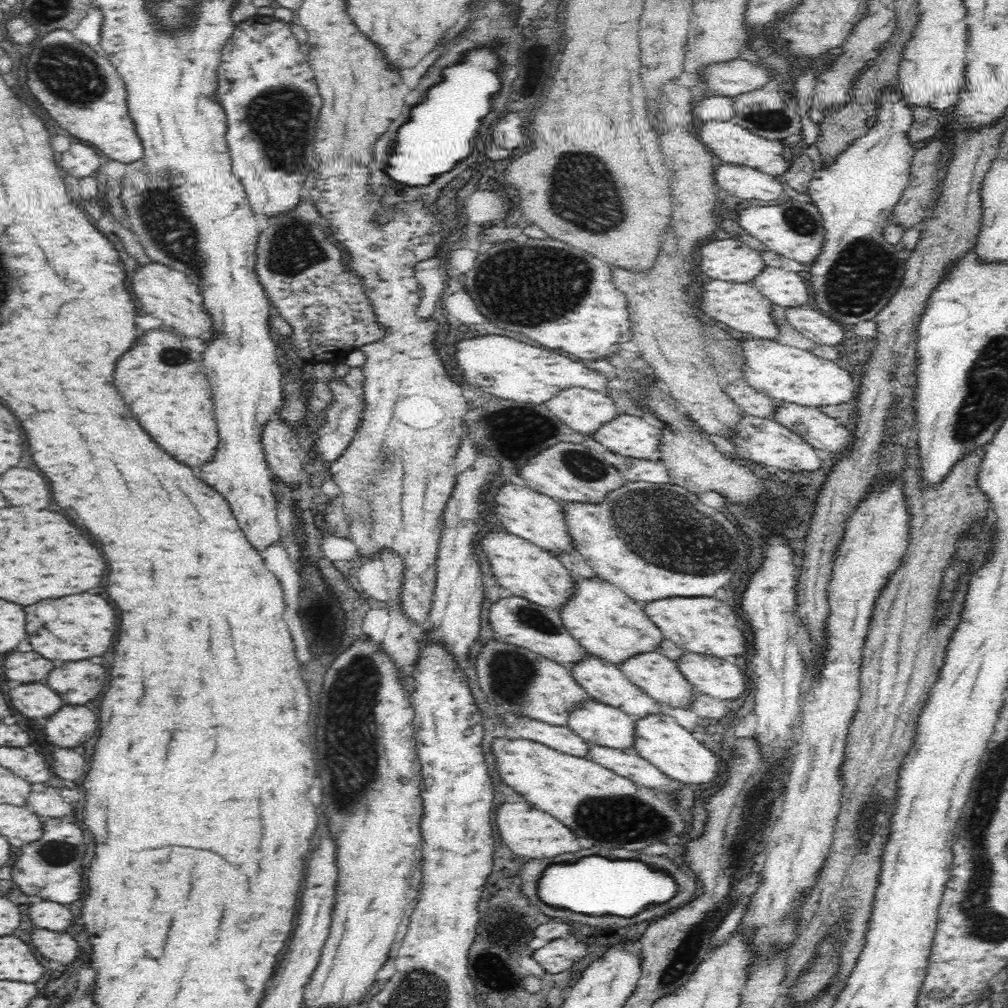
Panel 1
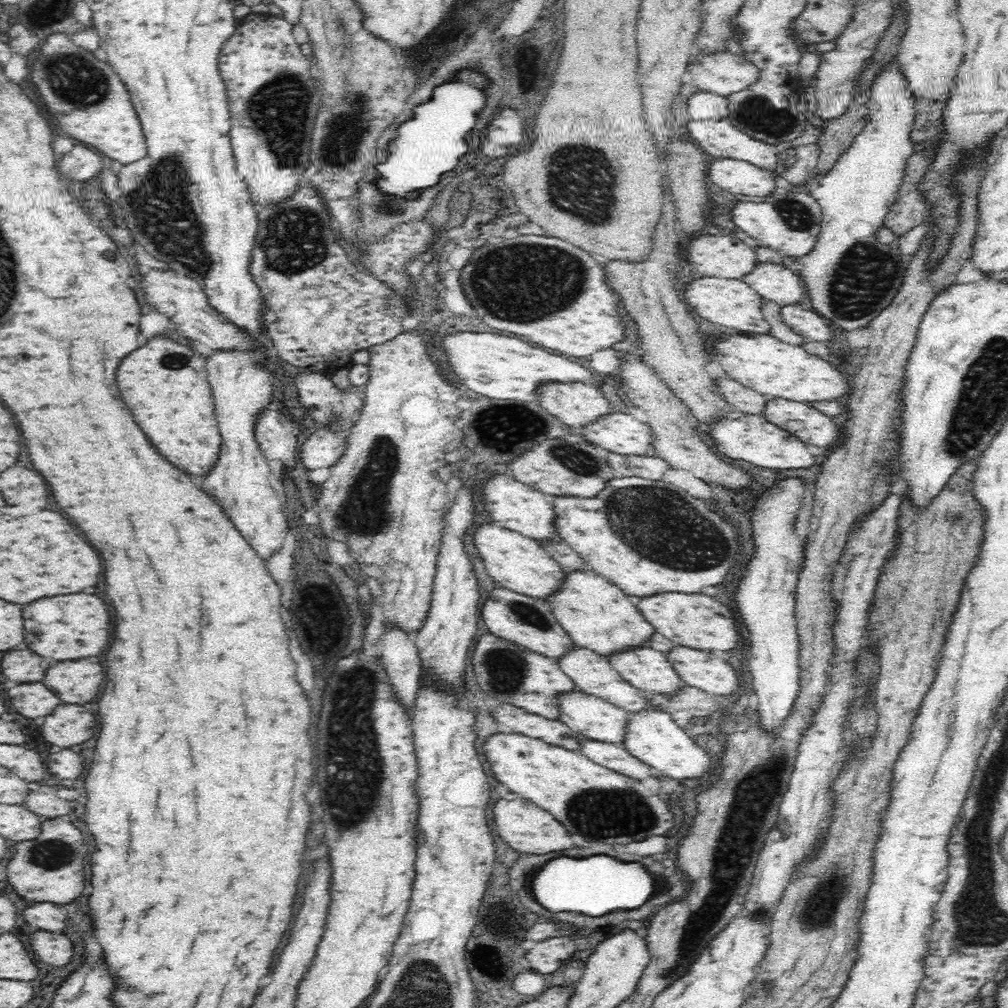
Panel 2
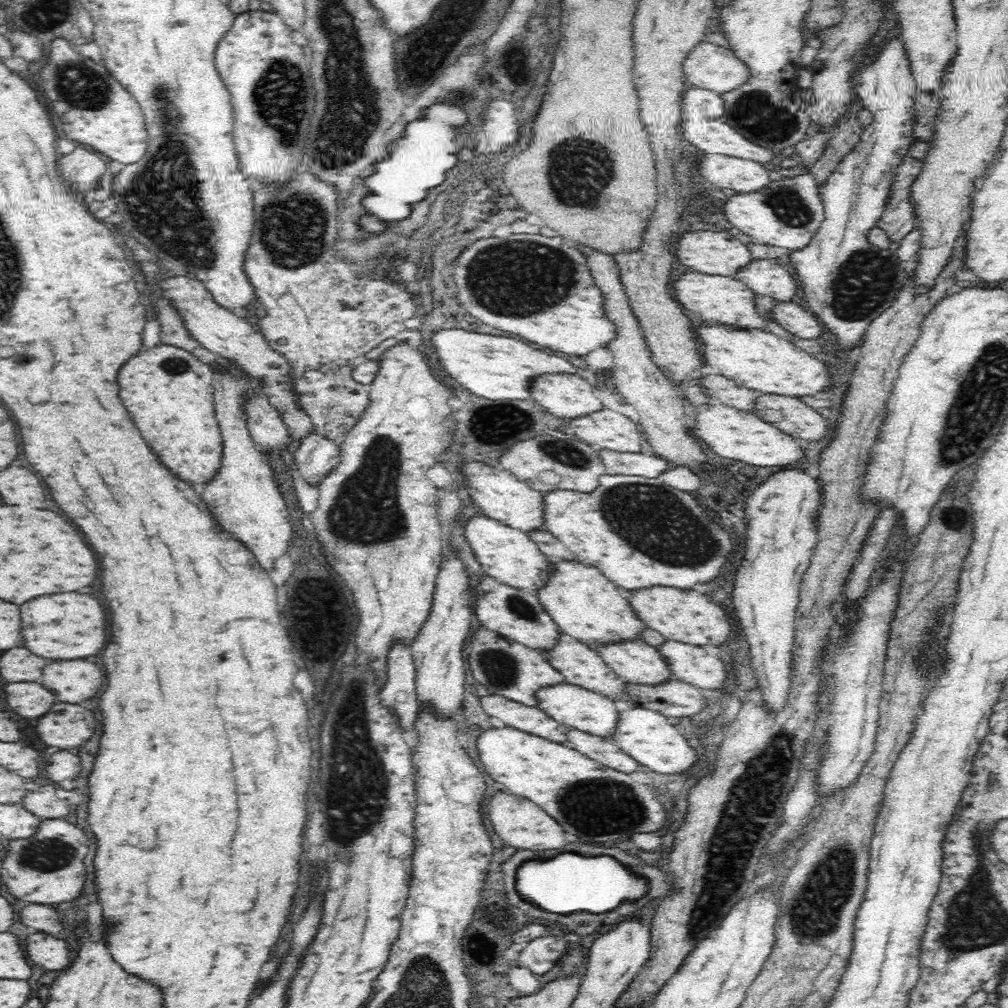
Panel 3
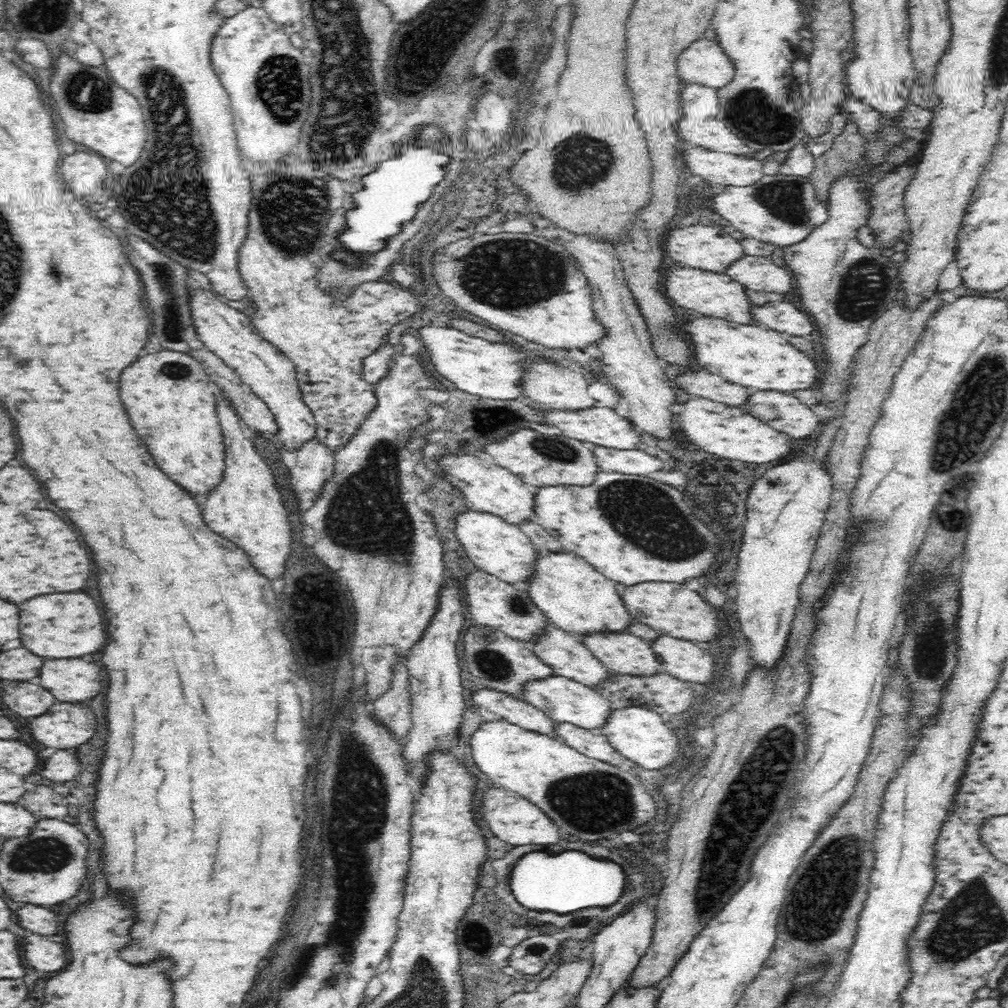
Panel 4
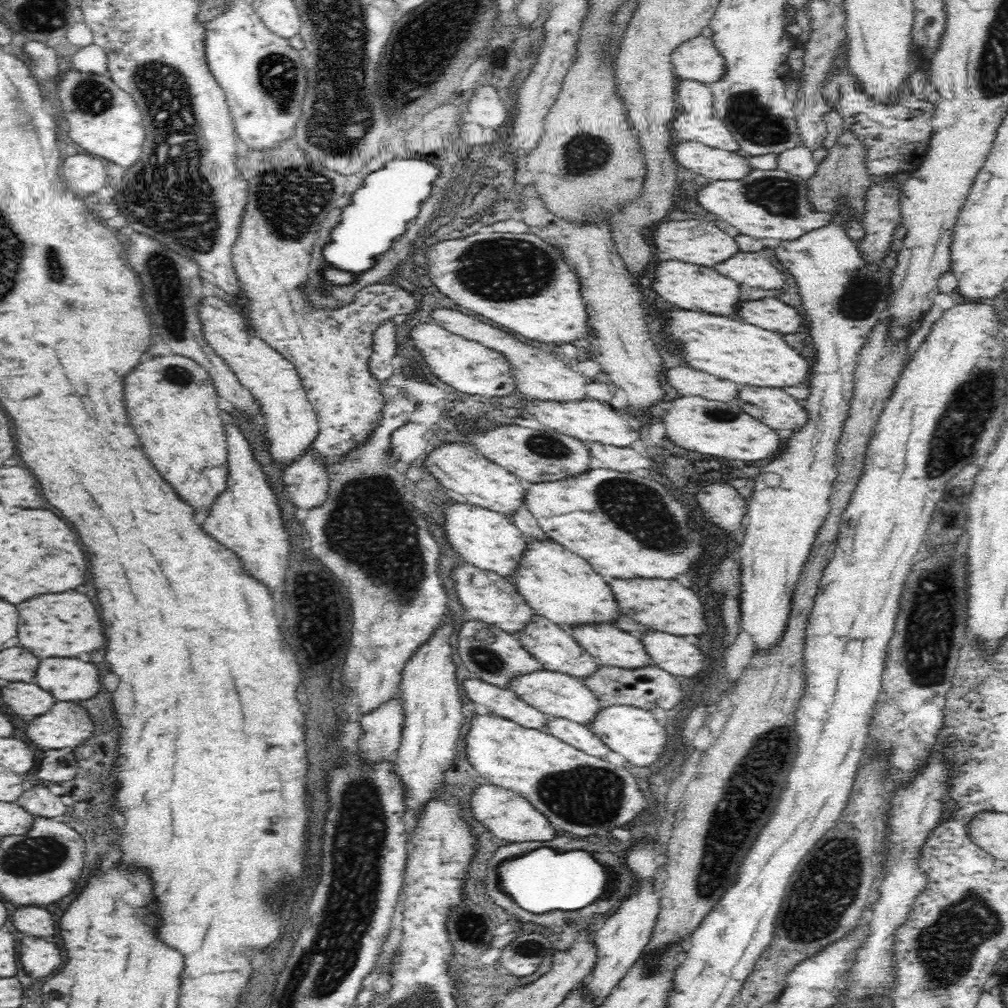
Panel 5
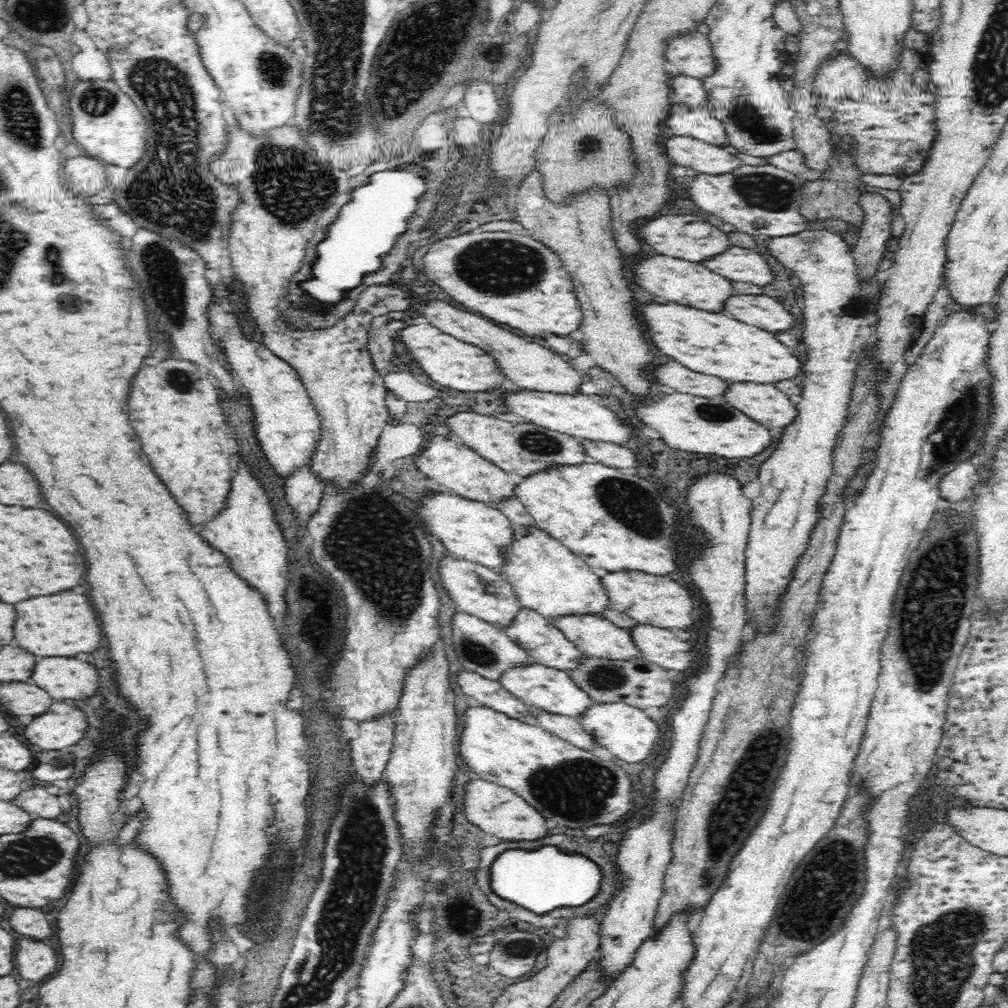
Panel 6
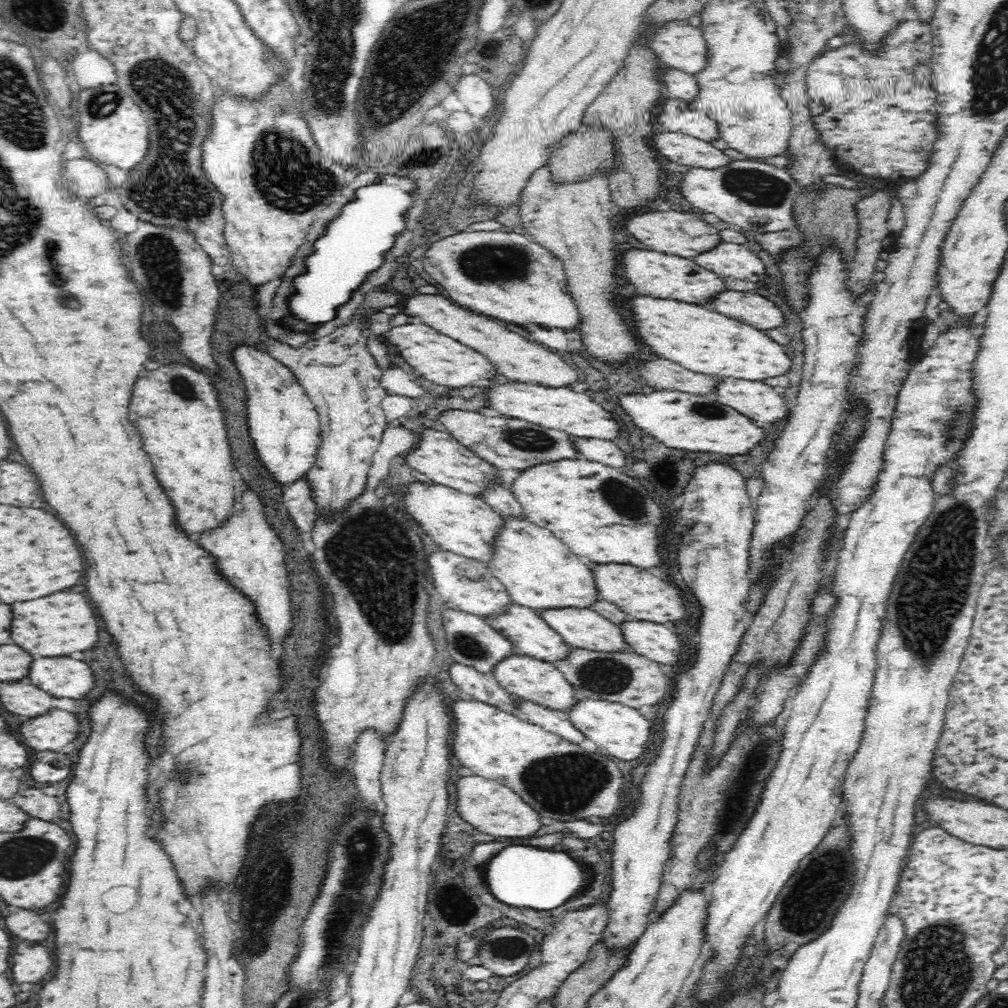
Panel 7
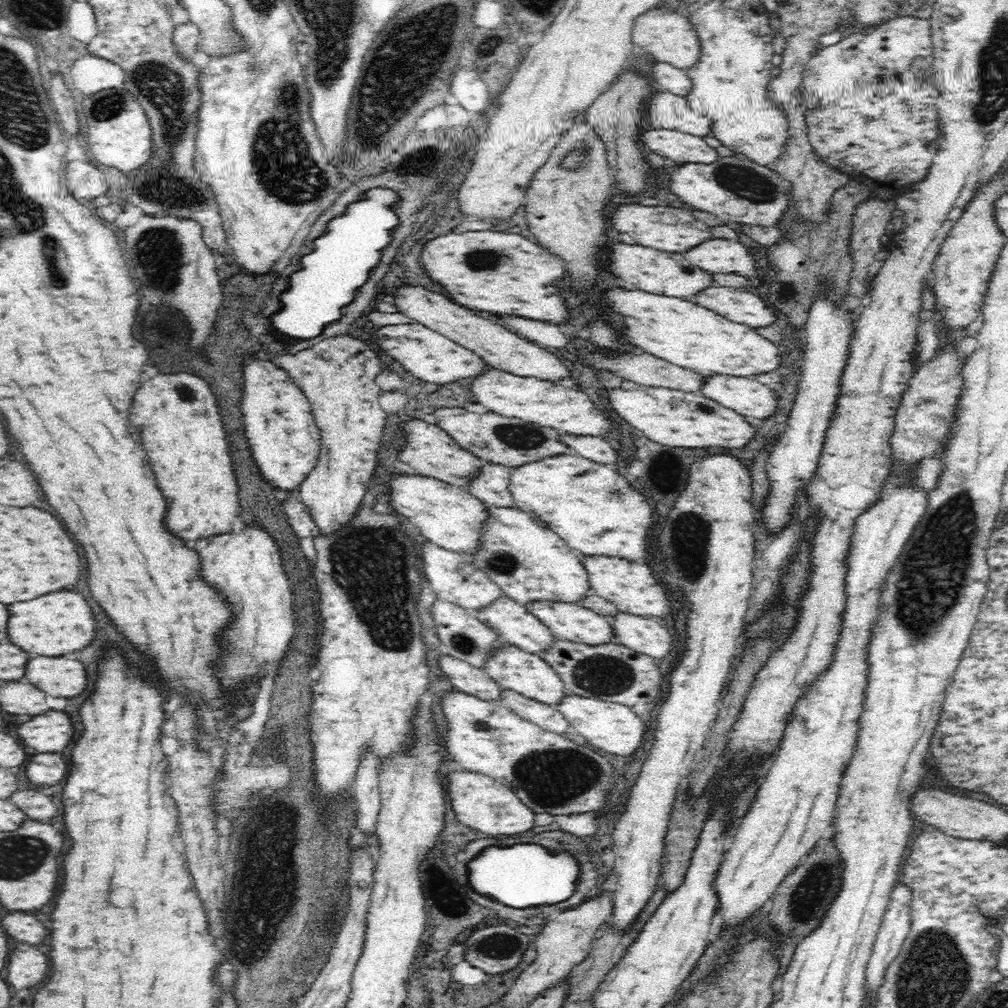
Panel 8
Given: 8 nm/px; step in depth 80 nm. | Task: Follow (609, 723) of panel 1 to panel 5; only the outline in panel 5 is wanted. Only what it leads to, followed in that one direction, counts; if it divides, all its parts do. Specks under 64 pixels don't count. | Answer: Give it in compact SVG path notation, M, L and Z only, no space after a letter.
M540 670L534 674L518 676L516 680L512 680L510 689L523 701L549 718L564 718L578 724L592 724L601 711L606 708L604 703L598 699L598 695L590 690L590 687L587 687L584 682L567 674L550 670Z

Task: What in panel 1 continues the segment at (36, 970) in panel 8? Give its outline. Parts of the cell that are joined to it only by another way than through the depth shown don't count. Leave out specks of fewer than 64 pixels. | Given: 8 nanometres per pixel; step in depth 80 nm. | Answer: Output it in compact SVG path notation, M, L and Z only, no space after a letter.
M36 928L32 932L32 942L48 960L56 960L60 964L70 964L80 954L78 942L74 936L66 932L52 932L46 928Z

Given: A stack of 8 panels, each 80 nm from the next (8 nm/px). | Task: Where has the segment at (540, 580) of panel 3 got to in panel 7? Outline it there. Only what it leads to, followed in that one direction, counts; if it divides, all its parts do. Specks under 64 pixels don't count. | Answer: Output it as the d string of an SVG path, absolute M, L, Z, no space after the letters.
M427 480L412 482L408 486L409 492L403 495L402 506L416 519L422 532L430 536L437 548L485 565L494 560L494 544L506 526L503 515L494 511L484 499L456 492L447 486L429 483Z

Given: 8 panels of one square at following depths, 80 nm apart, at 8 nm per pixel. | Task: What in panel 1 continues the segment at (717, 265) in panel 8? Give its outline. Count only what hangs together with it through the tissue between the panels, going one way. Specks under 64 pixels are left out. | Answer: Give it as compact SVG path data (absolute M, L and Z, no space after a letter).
M766 267L751 284L782 308L798 308L813 302L806 275L780 268Z

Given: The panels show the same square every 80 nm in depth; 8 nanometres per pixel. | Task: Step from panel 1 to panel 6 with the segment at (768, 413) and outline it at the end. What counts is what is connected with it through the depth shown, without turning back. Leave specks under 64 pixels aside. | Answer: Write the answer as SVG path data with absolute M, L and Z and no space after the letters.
M676 360L660 364L654 370L657 382L672 388L675 393L714 398L729 392L730 382L714 375L690 370Z

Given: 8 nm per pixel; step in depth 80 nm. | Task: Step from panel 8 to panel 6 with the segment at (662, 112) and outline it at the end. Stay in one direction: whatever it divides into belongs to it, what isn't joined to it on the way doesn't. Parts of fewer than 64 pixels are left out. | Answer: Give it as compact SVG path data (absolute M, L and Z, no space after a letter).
M674 104L671 116L665 123L664 135L665 138L690 137L722 148L730 145L729 134L720 120L707 111L690 110L684 105Z

